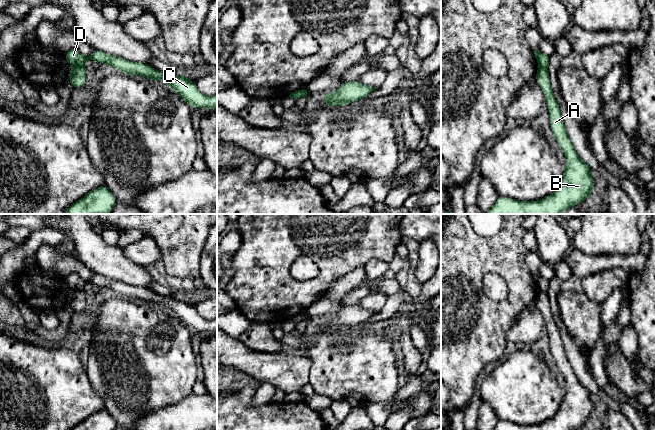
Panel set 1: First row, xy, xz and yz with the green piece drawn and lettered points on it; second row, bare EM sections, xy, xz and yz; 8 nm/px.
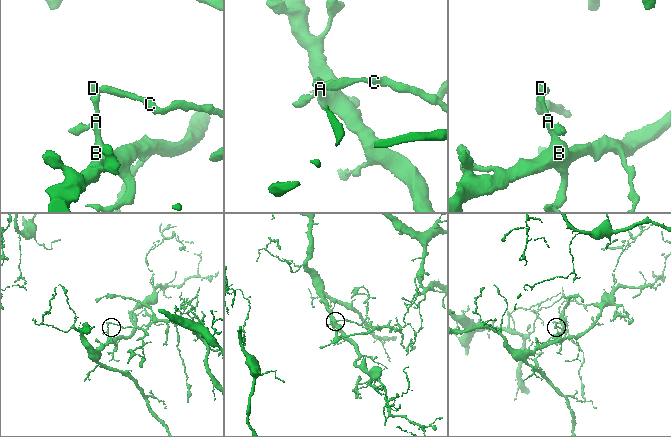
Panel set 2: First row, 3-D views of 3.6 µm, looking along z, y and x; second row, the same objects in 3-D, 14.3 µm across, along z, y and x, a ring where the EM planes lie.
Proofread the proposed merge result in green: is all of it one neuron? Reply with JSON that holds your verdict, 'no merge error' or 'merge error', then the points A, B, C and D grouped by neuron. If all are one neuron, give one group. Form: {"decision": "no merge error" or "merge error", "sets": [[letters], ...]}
{"decision": "merge error", "sets": [["A", "B"], ["C", "D"]]}

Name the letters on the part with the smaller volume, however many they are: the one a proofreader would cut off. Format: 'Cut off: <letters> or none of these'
Cut off: C, D

